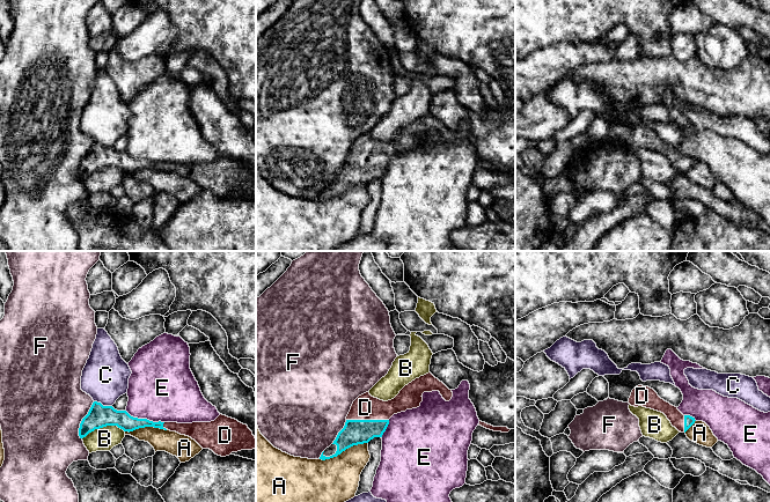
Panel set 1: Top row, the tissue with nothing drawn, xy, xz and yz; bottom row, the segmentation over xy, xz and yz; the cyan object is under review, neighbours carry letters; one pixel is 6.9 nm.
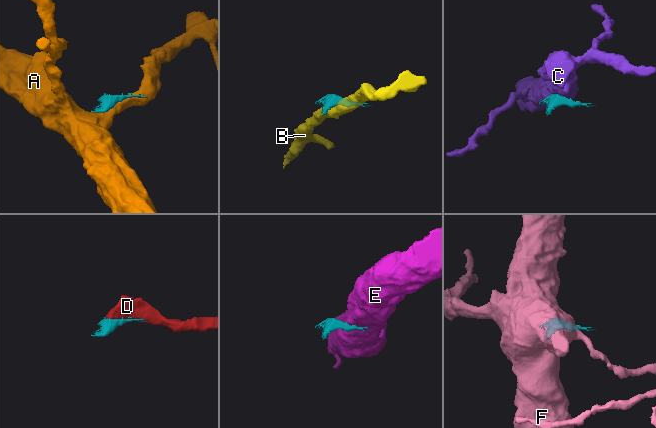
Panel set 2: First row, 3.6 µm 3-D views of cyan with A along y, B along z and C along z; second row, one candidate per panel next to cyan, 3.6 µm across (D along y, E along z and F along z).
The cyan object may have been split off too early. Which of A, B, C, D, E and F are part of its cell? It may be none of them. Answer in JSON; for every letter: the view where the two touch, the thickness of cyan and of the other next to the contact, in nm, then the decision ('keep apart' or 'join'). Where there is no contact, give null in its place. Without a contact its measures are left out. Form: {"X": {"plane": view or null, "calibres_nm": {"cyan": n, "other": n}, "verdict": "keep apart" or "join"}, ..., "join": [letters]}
{"A": {"plane": "xz", "calibres_nm": {"cyan": 180, "other": 320}, "verdict": "keep apart"}, "B": {"plane": "xy", "calibres_nm": {"cyan": 160, "other": 160}, "verdict": "keep apart"}, "C": {"plane": "xy", "calibres_nm": {"cyan": 160, "other": 320}, "verdict": "keep apart"}, "D": {"plane": "xz", "calibres_nm": {"cyan": 180, "other": 180}, "verdict": "join"}, "E": {"plane": "xy", "calibres_nm": {"cyan": 130, "other": 460}, "verdict": "keep apart"}, "F": {"plane": "xy", "calibres_nm": {"cyan": 160, "other": 480}, "verdict": "keep apart"}, "join": ["D"]}

